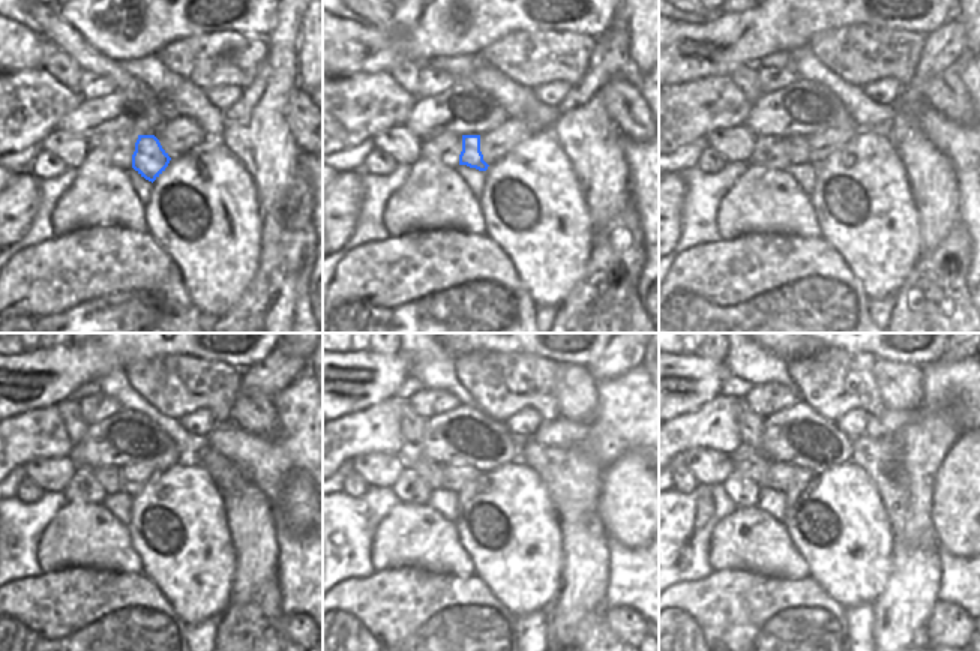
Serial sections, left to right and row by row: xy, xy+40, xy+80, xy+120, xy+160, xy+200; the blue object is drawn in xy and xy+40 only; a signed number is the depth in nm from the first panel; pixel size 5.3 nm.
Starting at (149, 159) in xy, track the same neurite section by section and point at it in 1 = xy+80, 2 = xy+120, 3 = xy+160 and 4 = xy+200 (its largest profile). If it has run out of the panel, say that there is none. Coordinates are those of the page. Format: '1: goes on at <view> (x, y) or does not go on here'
1: goes on at xy+80 (800, 153)
2: goes on at xy+120 (110, 477)
3: goes on at xy+160 (410, 456)
4: goes on at xy+200 (755, 465)

